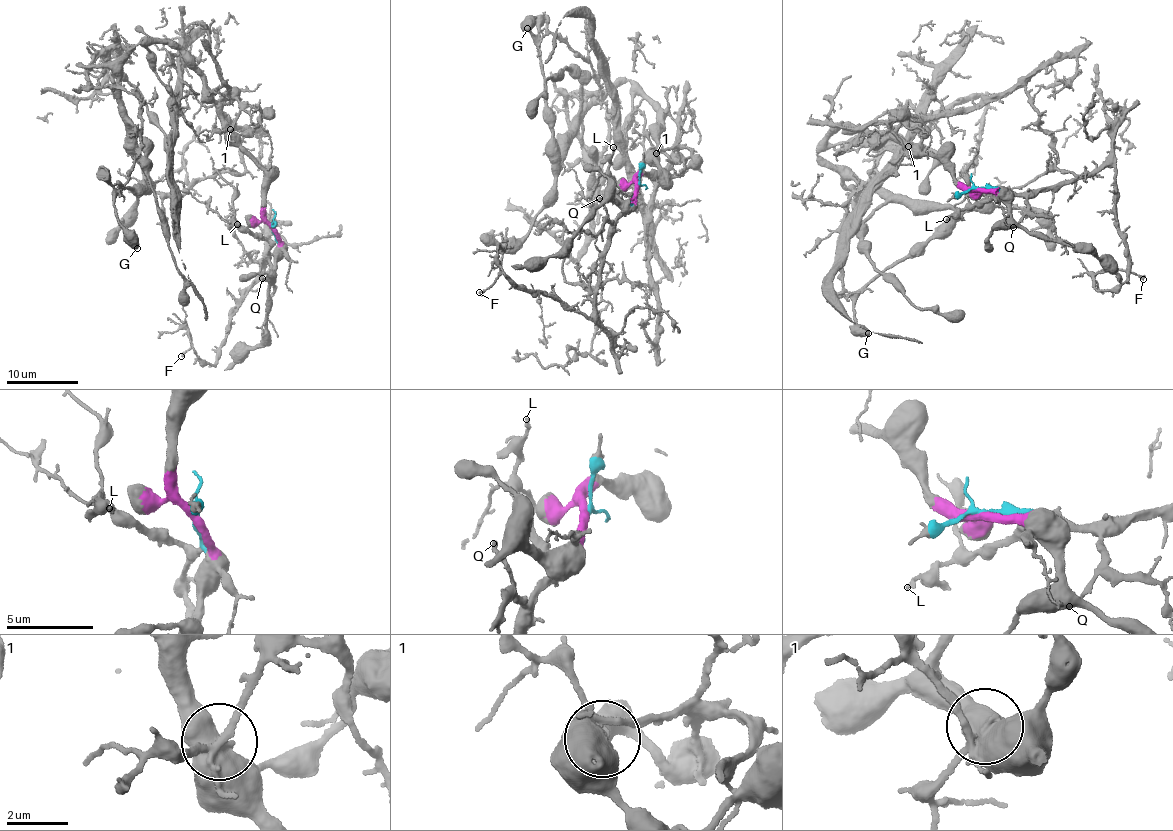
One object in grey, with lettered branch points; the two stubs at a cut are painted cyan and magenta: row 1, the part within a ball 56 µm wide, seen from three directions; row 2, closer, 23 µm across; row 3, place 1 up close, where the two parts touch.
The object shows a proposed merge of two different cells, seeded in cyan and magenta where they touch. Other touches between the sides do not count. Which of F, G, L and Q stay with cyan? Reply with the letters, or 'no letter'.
F, L, Q

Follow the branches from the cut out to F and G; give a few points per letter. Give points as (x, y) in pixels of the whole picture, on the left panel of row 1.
F: (273, 226), (270, 258), (234, 312), (216, 362), (200, 359), (187, 330), (193, 339), (181, 355)
G: (273, 226), (263, 170), (190, 59), (156, 40), (131, 45), (119, 90), (147, 180), (114, 200), (137, 248)

